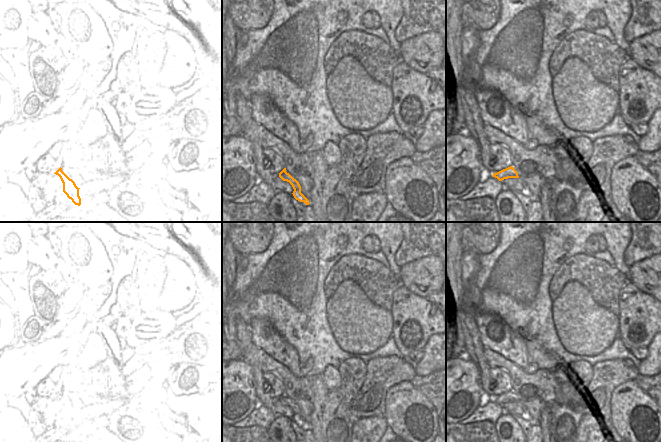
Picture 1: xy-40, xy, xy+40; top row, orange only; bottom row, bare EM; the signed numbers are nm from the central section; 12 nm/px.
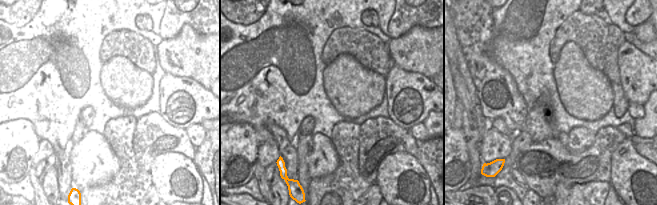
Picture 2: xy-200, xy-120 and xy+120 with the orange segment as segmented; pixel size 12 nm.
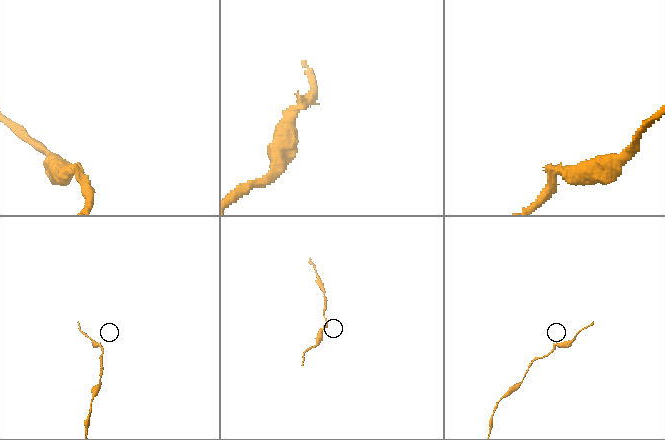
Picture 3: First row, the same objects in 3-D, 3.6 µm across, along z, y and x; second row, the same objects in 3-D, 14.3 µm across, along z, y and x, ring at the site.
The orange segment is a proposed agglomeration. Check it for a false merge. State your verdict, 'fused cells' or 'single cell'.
single cell

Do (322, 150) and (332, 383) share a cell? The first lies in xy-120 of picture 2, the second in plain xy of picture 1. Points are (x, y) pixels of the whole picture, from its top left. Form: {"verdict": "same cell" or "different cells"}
{"verdict": "same cell"}

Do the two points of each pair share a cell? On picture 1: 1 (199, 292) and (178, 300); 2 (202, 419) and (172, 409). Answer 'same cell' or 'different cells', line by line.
1: different cells
2: same cell

